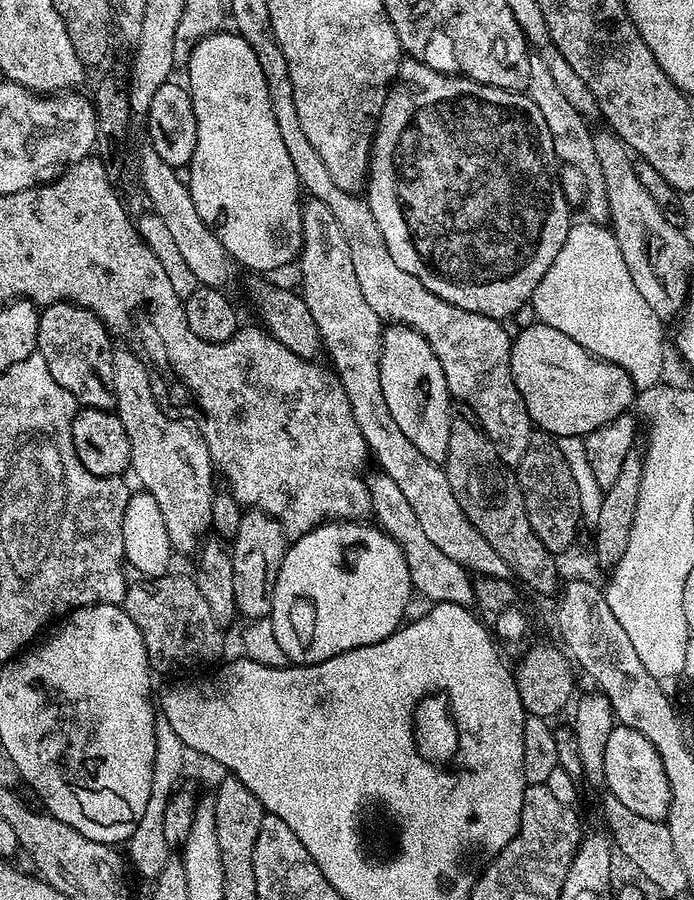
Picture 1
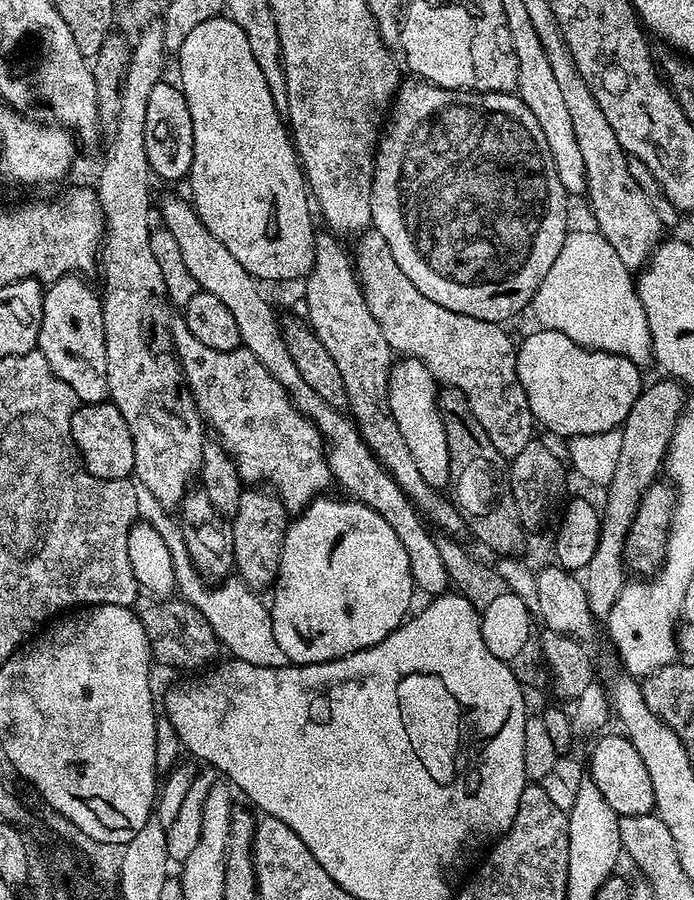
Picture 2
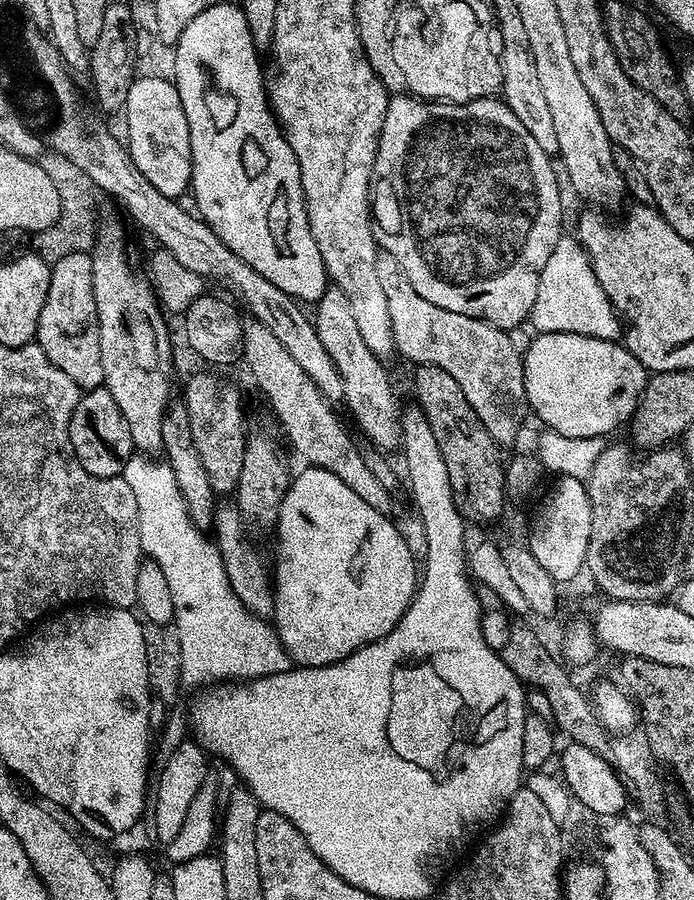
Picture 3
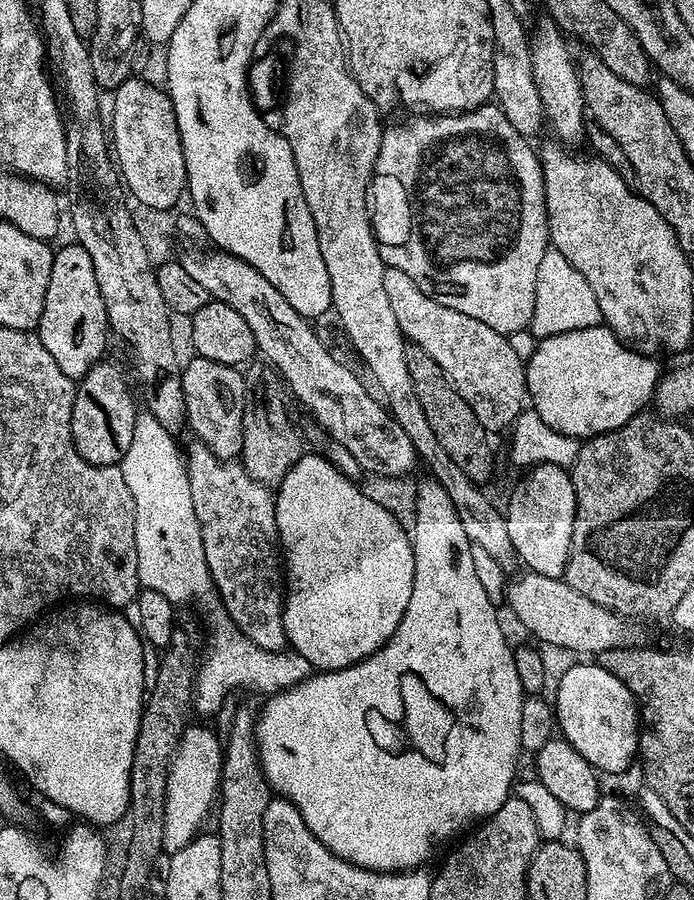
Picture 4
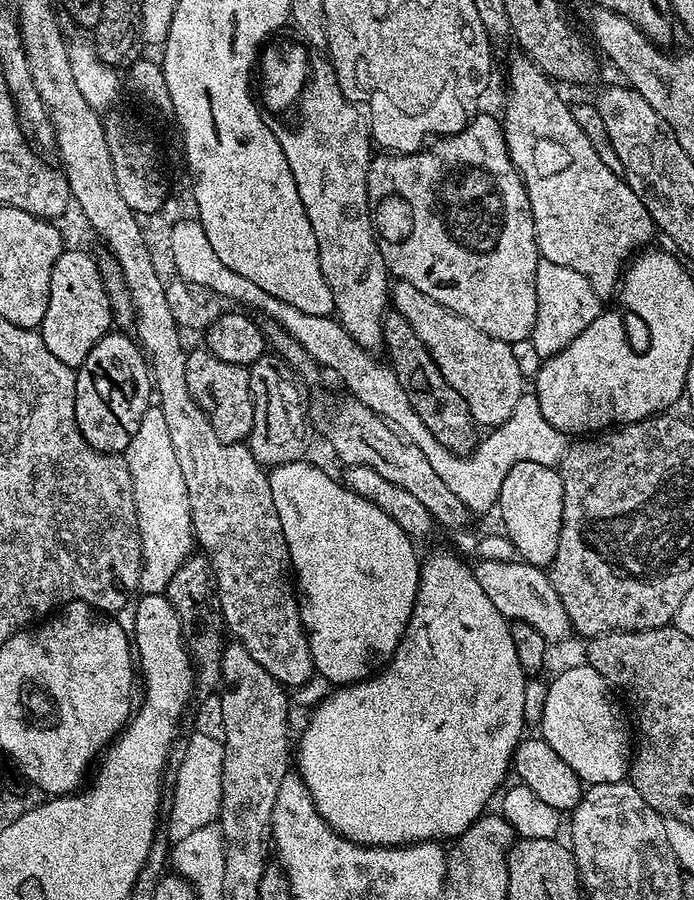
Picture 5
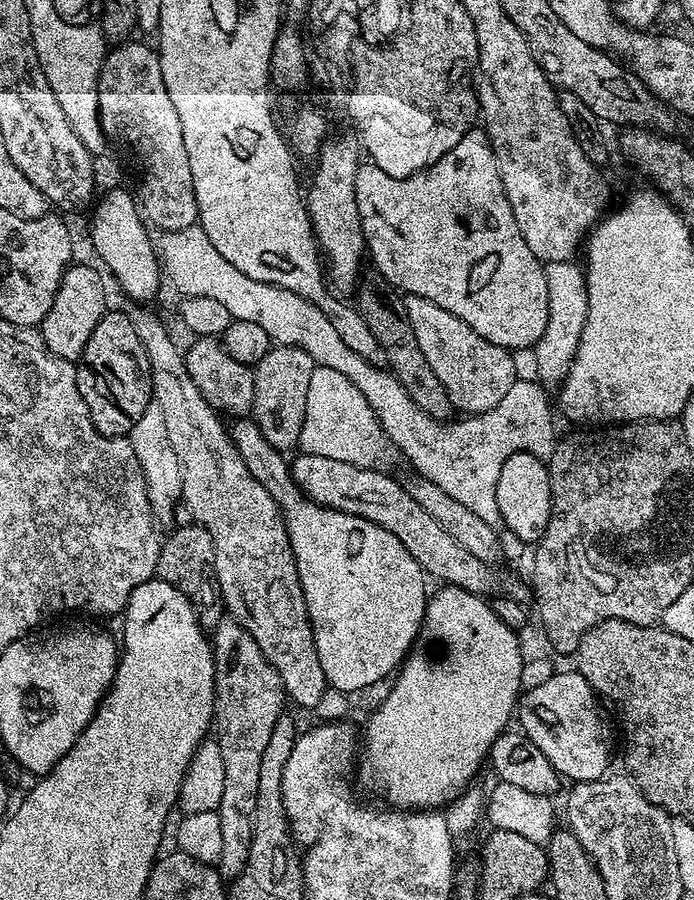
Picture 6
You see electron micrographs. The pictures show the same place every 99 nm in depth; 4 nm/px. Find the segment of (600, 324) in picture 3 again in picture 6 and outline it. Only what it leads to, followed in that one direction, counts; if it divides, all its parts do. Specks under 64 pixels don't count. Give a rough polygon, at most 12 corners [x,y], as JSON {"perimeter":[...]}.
{"perimeter":[[547,262],[548,321],[538,338],[544,386],[570,370],[588,313],[584,268]]}

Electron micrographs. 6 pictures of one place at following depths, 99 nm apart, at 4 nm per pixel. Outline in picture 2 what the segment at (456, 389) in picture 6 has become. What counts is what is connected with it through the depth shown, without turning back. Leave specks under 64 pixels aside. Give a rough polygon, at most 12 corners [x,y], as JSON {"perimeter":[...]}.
{"perimeter":[[386,238],[354,267],[388,347],[462,390],[505,458],[534,439],[501,325],[430,302]]}

